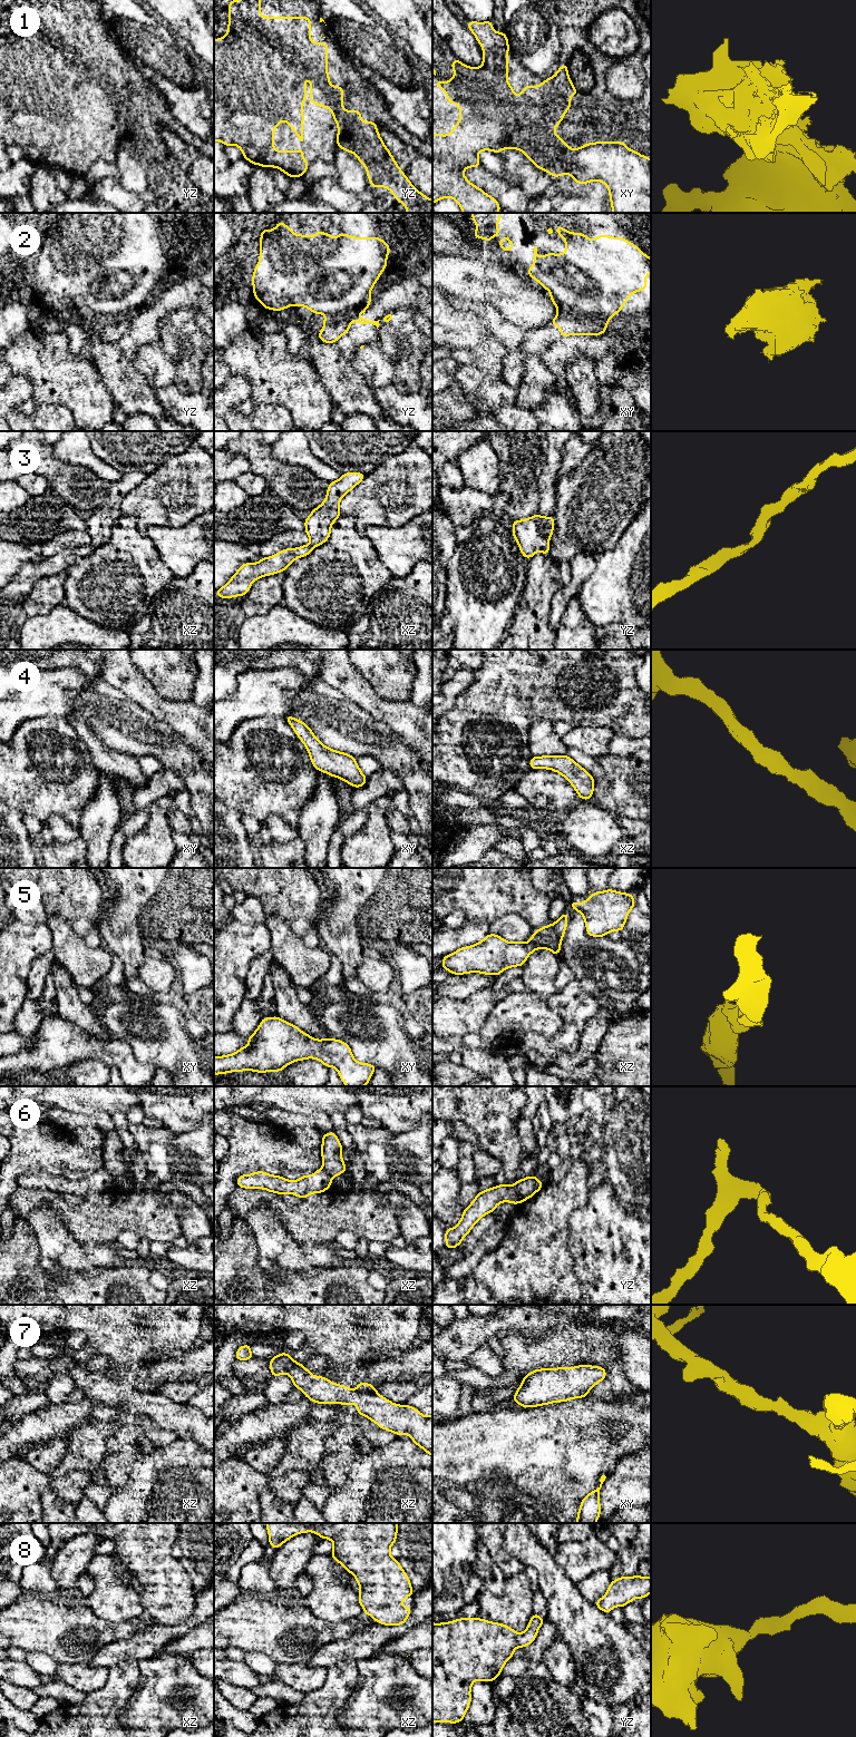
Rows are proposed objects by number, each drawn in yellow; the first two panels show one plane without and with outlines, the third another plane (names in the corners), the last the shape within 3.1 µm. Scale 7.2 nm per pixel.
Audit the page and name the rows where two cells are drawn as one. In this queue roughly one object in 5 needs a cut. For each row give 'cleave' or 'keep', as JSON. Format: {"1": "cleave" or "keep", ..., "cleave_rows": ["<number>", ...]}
{"1": "cleave", "2": "cleave", "3": "keep", "4": "keep", "5": "keep", "6": "cleave", "7": "keep", "8": "keep", "cleave_rows": ["1", "2", "6"]}

